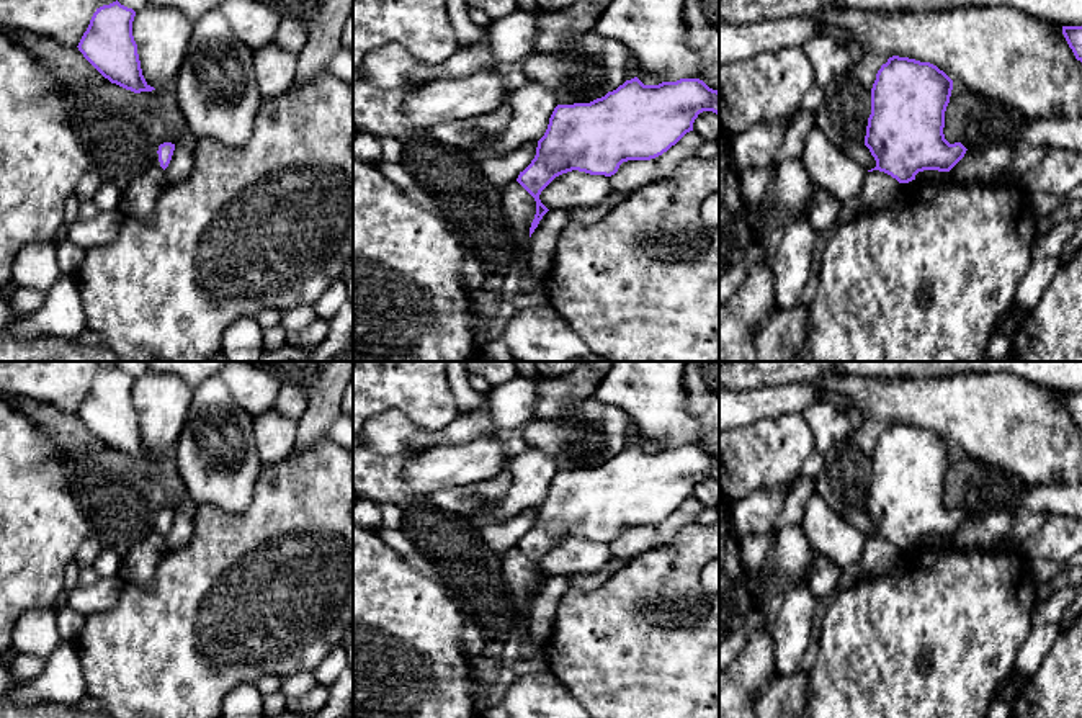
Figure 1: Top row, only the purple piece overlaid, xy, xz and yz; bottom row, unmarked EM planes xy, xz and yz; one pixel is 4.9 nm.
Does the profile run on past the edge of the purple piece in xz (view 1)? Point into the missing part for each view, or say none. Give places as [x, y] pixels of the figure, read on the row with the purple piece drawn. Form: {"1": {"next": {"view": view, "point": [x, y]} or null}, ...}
{"1": {"next": null}}

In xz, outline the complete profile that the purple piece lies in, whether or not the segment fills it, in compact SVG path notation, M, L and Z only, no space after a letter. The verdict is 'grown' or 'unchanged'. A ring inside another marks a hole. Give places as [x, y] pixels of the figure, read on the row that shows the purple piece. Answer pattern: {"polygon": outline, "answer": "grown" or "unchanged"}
{"polygon": "M634 77L590 103L557 105L544 136L538 141L534 159L516 178L536 201L530 237L549 211L539 195L556 177L572 170L611 177L623 162L655 159L693 131L693 123L703 111L719 114L719 92L700 79L644 85Z", "answer": "unchanged"}

